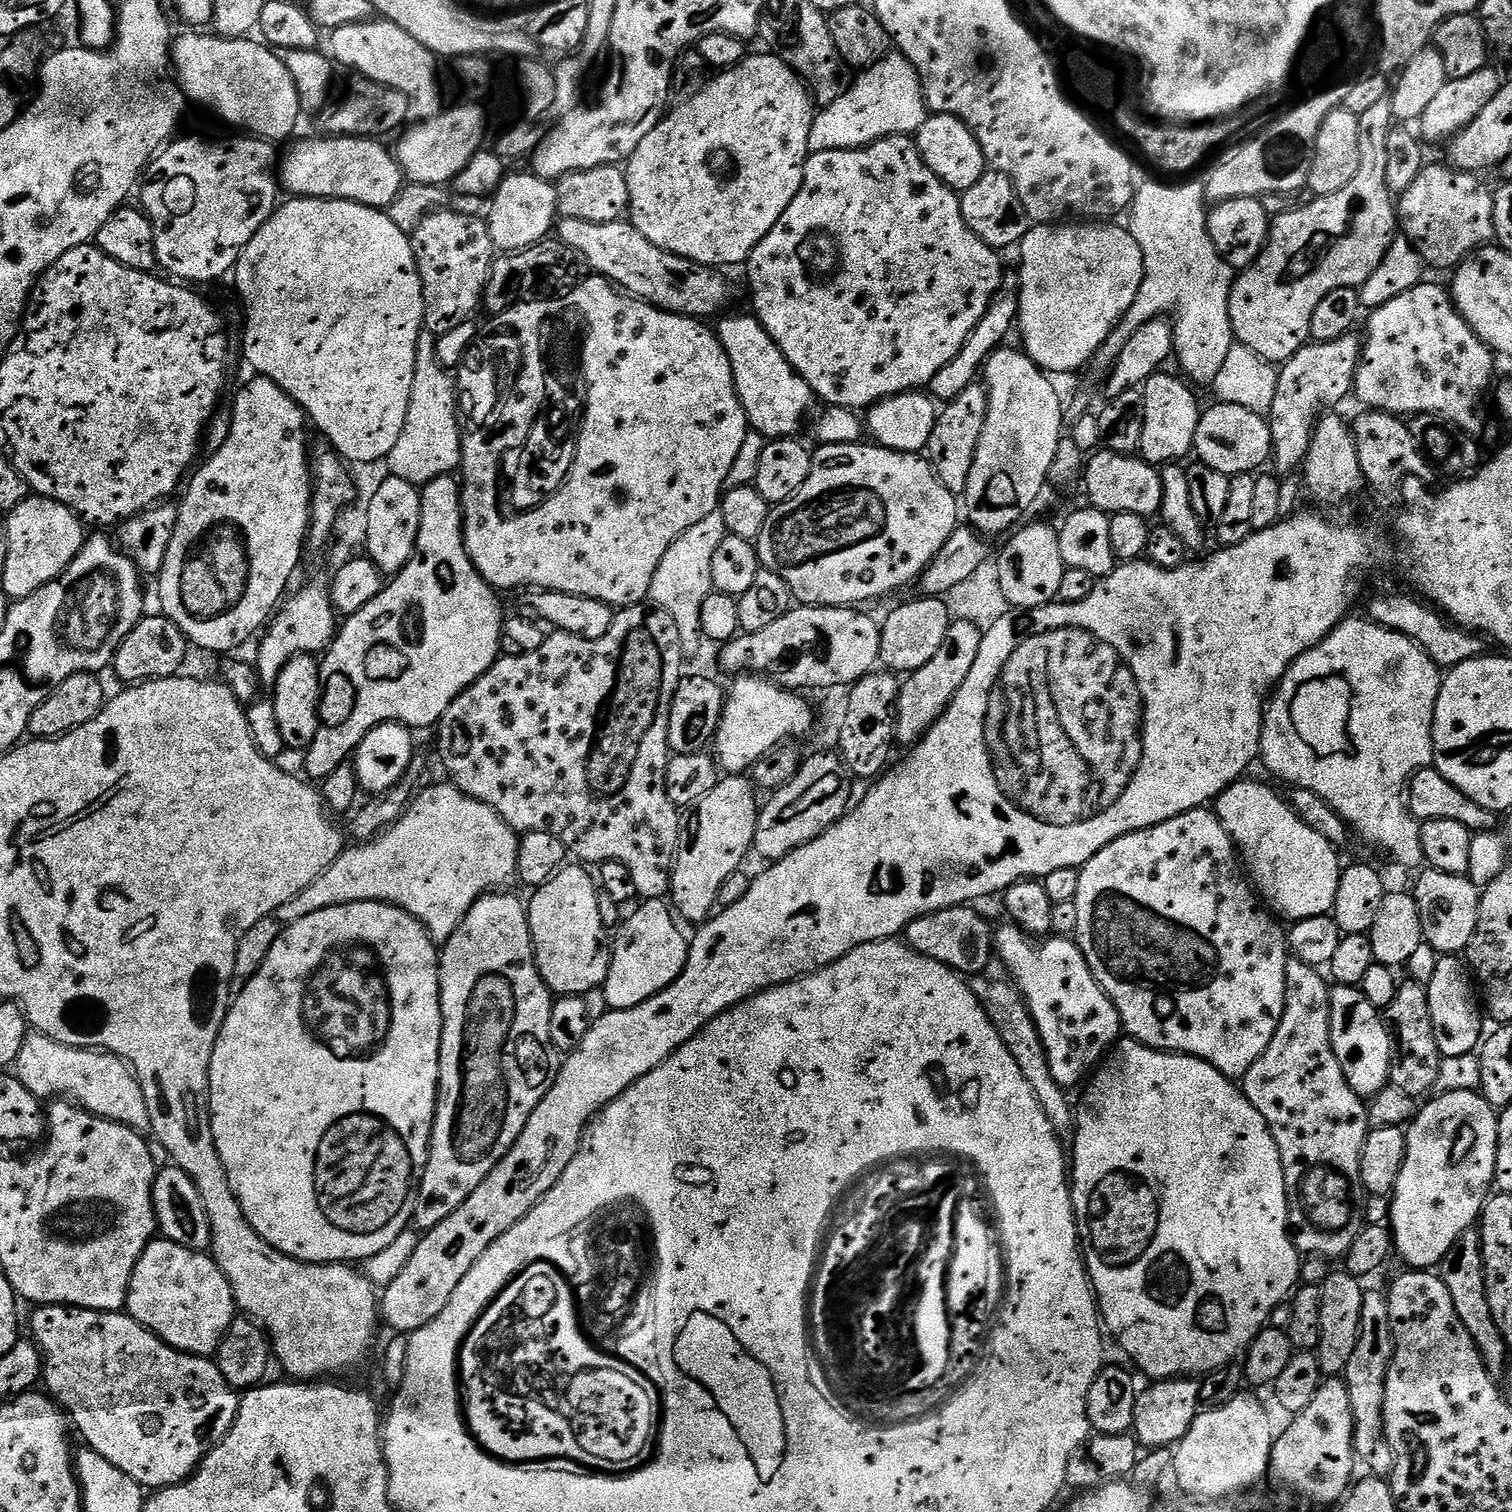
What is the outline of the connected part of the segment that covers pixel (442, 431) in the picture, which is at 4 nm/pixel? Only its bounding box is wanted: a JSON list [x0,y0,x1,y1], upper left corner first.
[386,331,462,486]

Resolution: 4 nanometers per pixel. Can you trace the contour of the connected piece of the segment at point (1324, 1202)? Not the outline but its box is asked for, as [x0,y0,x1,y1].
[1242,959,1370,1259]

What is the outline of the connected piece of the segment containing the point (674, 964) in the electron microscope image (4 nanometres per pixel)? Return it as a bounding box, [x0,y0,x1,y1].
[603,900,689,1012]

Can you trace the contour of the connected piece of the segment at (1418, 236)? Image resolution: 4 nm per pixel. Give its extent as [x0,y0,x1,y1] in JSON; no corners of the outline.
[1398,163,1495,269]

